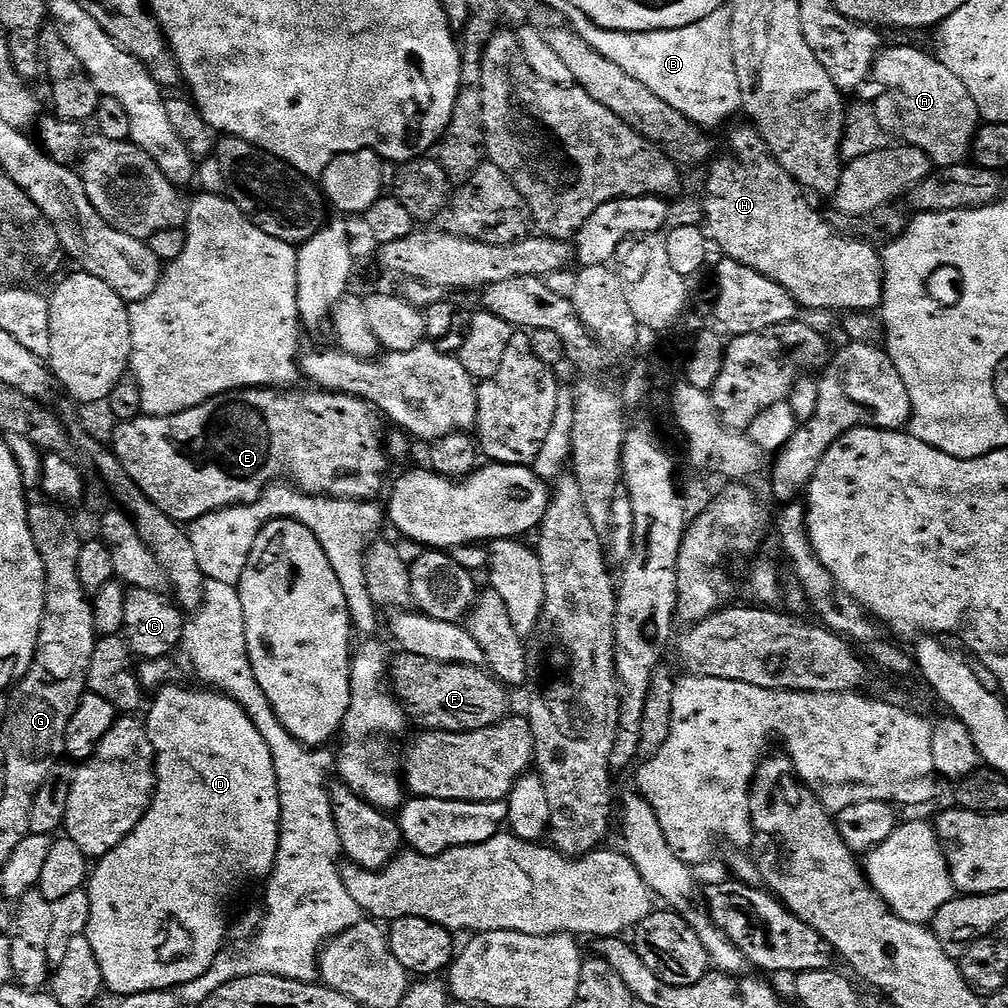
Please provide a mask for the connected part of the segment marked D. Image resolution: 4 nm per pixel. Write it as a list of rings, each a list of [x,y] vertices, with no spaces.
[[[176,682],[161,687],[152,700],[152,709],[146,715],[148,737],[156,751],[156,794],[152,797],[152,805],[148,813],[141,818],[138,826],[123,840],[117,848],[99,857],[100,864],[91,869],[86,891],[90,898],[90,922],[87,937],[90,946],[94,946],[94,954],[98,958],[98,966],[102,966],[104,987],[116,998],[142,994],[143,992],[166,992],[179,990],[186,982],[194,982],[221,955],[220,947],[224,944],[224,931],[229,931],[230,924],[224,921],[224,900],[228,900],[239,888],[247,886],[251,880],[263,881],[271,876],[272,867],[278,854],[280,841],[280,799],[278,798],[278,778],[274,772],[274,758],[270,756],[270,746],[266,746],[266,738],[258,732],[258,726],[250,720],[246,710],[238,706],[224,693],[215,690],[195,692],[192,688],[179,688]]]

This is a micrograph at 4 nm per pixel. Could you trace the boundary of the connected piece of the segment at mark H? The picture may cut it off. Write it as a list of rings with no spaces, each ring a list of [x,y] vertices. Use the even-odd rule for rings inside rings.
[[[744,122],[728,136],[729,156],[717,155],[711,161],[708,197],[703,197],[704,224],[711,243],[724,251],[727,259],[750,266],[766,278],[774,278],[804,310],[827,309],[833,314],[875,313],[884,302],[884,261],[875,243],[851,240],[828,225],[823,215],[812,209],[805,189],[772,156],[760,131]]]

